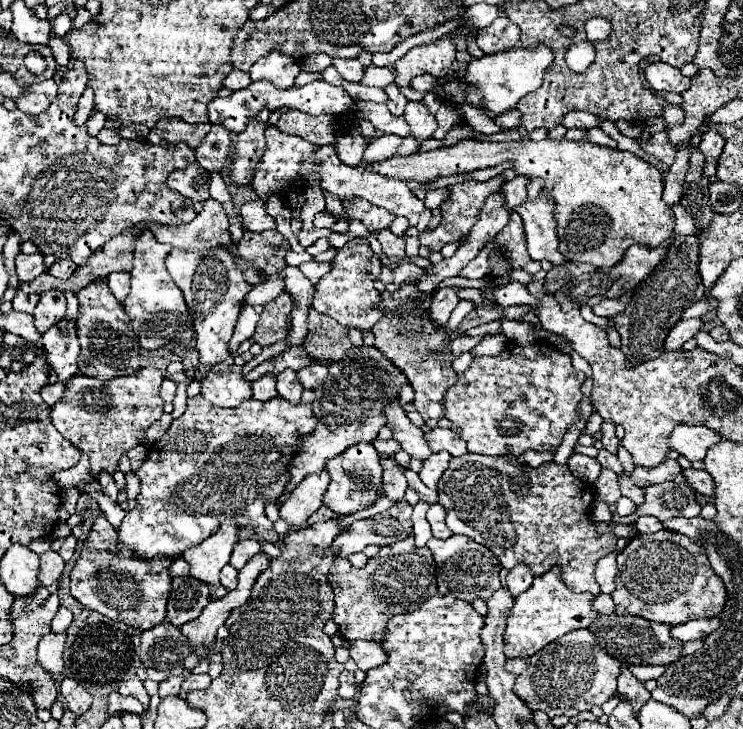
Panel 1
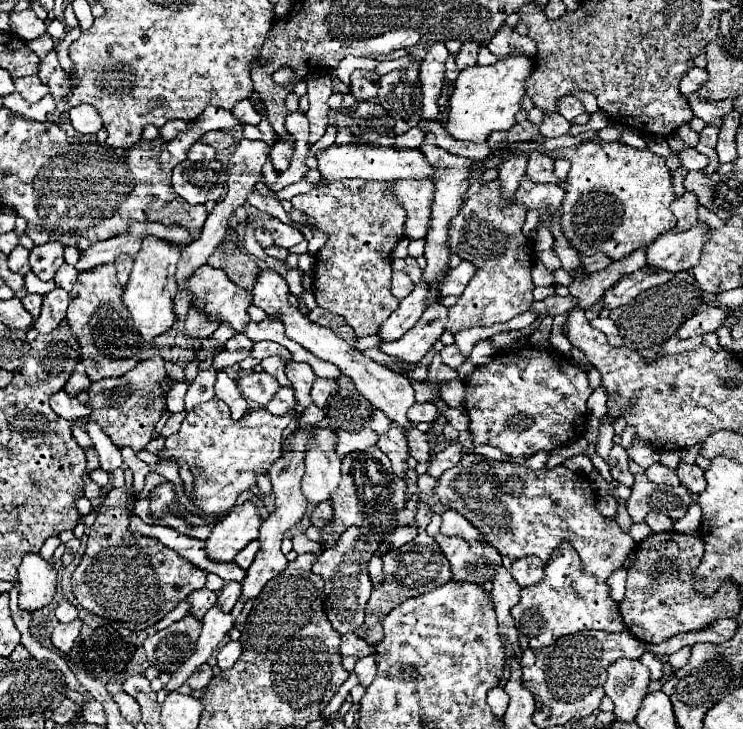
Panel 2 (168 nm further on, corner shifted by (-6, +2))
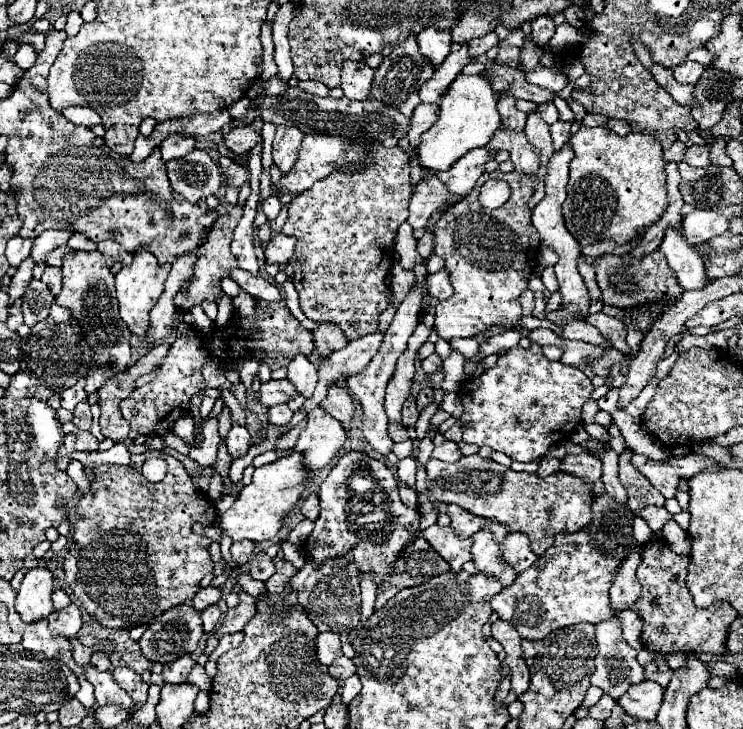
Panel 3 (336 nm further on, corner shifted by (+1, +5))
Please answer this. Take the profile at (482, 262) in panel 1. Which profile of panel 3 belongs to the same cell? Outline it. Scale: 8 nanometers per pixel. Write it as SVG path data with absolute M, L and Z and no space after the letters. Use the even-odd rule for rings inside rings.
M438 271L434 275L428 275L428 293L436 299L448 299L452 297L452 285L450 285L450 277L448 277L448 271Z

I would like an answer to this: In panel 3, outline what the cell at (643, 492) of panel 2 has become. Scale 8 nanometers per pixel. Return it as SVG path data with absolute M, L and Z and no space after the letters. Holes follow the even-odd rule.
M632 449L622 451L620 455L620 481L628 491L628 507L636 513L648 505L664 505L664 495L646 481L646 477L632 467Z

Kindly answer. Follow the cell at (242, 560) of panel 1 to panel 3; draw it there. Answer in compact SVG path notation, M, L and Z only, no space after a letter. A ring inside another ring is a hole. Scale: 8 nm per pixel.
M240 541L240 543L234 543L230 551L232 551L232 557L238 561L238 565L244 567L252 559L254 549L256 549L256 543L252 543L252 541Z

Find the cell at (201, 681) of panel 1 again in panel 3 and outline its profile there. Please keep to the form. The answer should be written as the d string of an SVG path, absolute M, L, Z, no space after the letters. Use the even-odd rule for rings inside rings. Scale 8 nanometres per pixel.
M184 655L168 665L164 665L162 669L162 677L164 677L164 683L186 683L186 677L190 673L190 669L194 667L196 663L192 661L190 655Z

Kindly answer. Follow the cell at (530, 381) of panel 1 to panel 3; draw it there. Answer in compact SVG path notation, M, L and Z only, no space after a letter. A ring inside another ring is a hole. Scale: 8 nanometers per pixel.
M532 343L528 349L514 347L506 355L498 357L496 367L488 369L480 377L470 377L460 385L458 397L464 405L464 415L458 423L462 427L462 441L474 443L478 447L488 445L494 451L506 453L514 461L536 461L544 457L552 445L568 439L574 433L580 423L580 409L590 399L592 391L594 385L584 371L560 361L548 361L538 343Z

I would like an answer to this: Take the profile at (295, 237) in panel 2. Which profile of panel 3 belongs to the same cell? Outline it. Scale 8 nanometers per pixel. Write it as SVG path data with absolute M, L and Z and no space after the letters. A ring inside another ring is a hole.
M276 235L270 239L270 243L266 245L266 263L272 263L272 265L282 265L282 263L288 263L292 253L294 253L294 243L296 239L292 237L286 237L286 235Z

